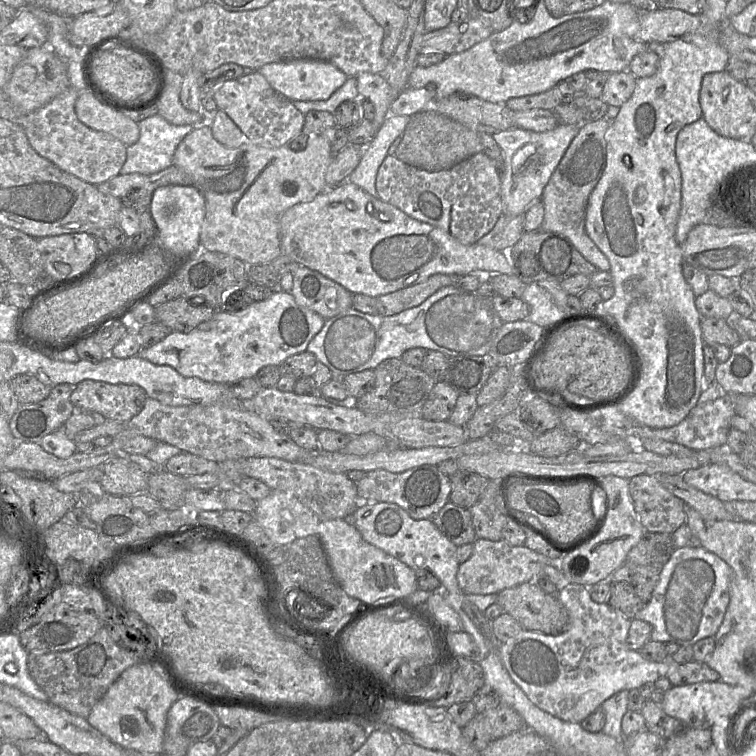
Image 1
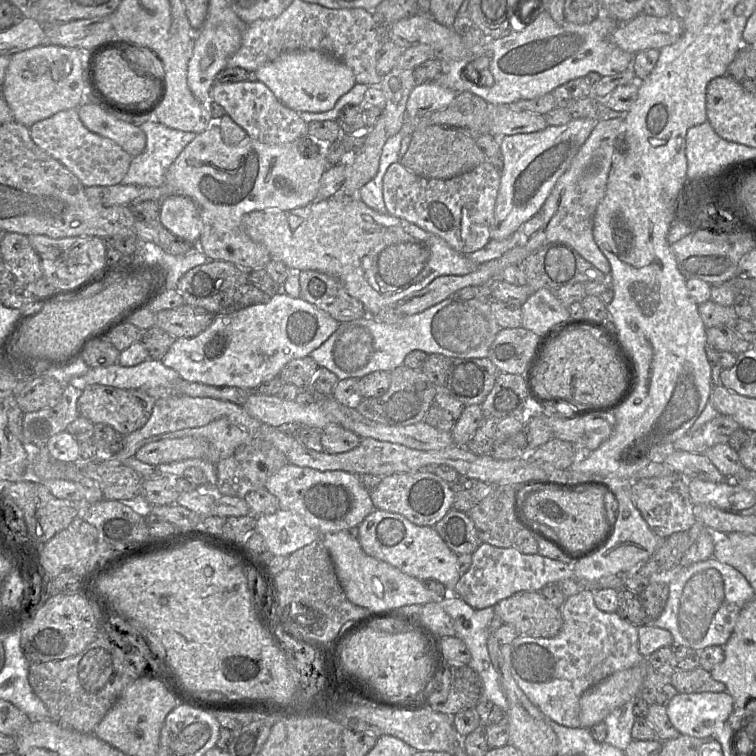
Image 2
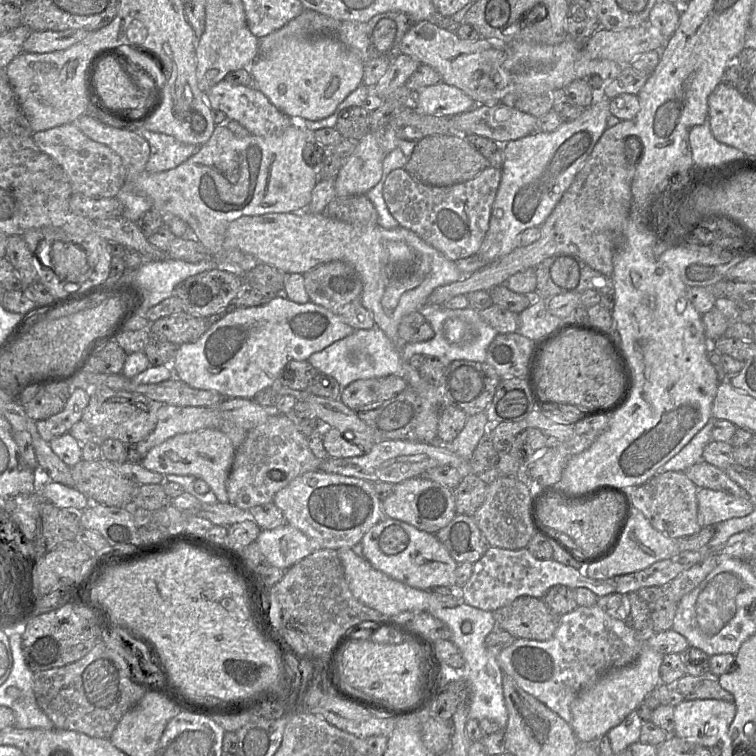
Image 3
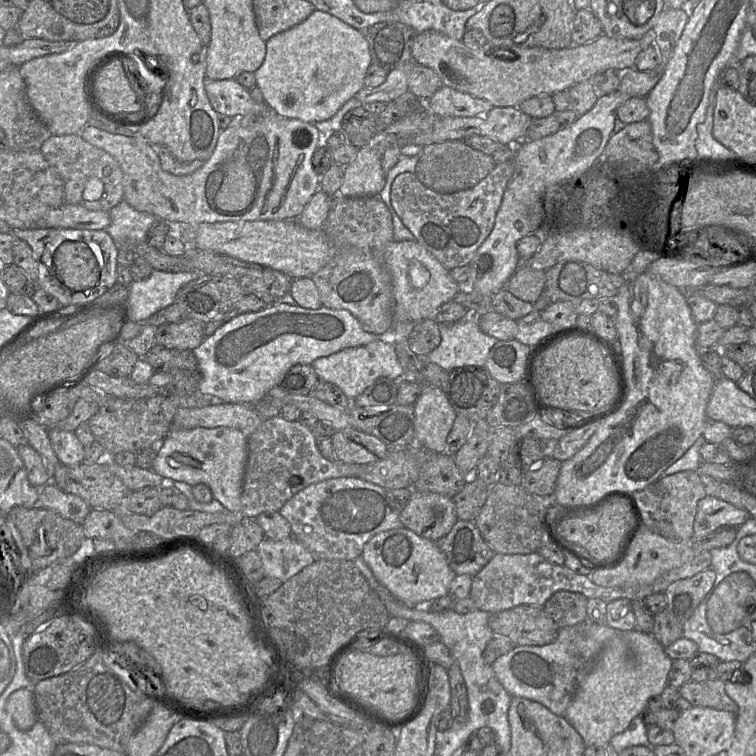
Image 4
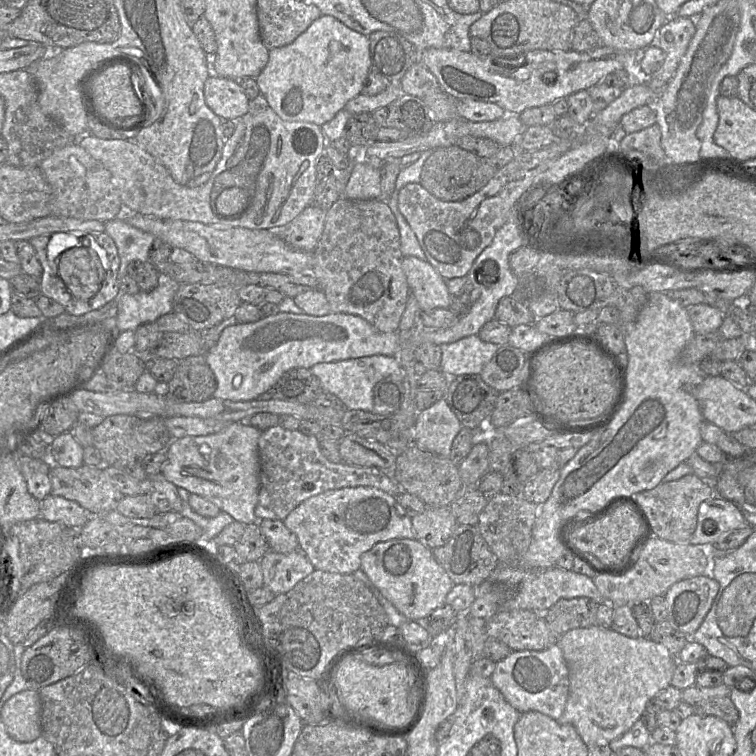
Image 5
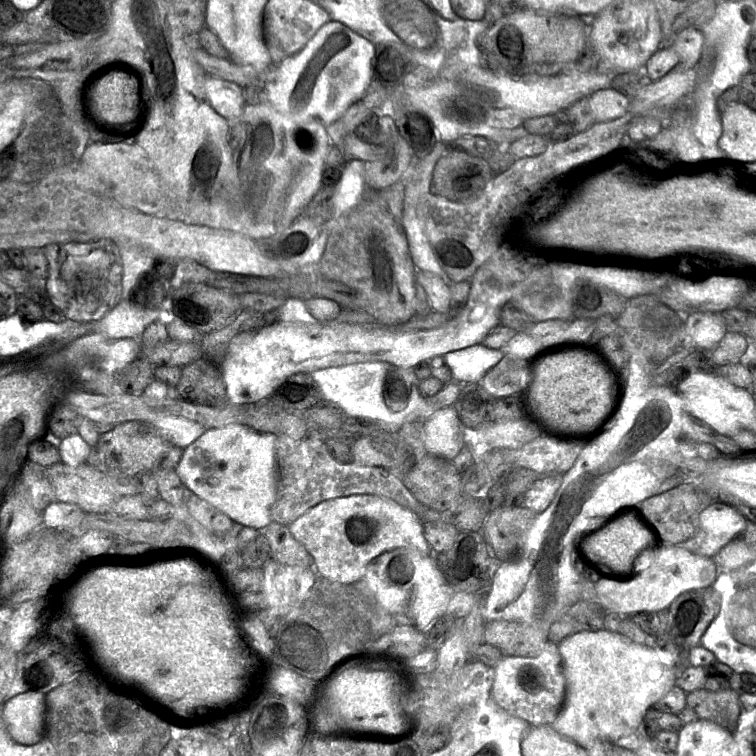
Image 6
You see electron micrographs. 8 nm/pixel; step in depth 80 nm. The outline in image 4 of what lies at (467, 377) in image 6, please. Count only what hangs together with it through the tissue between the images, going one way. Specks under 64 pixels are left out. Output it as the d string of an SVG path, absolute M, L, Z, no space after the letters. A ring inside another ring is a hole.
M468 310L458 322L439 324L440 344L426 356L419 356L425 360L425 364L435 363L447 372L461 367L484 366L489 351L498 340L481 331L473 313Z

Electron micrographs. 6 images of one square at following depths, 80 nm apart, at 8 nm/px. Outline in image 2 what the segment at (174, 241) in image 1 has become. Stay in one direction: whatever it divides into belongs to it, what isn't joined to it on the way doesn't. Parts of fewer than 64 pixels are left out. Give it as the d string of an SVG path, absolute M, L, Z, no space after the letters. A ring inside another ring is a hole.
M182 195L164 198L160 203L159 220L175 236L199 246L202 221L198 206L191 198Z

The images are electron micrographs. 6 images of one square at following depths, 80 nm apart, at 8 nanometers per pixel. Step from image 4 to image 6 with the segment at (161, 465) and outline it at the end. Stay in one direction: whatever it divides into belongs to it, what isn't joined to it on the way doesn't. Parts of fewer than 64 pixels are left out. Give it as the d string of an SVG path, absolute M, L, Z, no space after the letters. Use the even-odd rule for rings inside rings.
M240 423L208 429L183 449L182 458L175 471L186 488L226 514L233 522L254 529L263 529L272 522L270 509L276 499L276 439L276 434L259 432Z

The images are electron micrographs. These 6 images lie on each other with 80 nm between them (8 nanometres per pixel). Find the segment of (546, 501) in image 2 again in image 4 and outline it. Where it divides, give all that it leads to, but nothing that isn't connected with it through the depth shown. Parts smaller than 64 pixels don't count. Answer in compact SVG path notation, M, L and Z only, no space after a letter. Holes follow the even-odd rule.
M616 497L593 513L563 521L558 527L558 533L577 548L587 550L594 559L614 563L621 558L630 536L638 526L639 519L629 501Z

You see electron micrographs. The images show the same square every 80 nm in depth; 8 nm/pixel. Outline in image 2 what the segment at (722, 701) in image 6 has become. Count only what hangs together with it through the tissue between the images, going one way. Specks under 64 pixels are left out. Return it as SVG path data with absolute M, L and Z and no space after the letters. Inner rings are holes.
M702 667L689 671L677 669L669 682L678 693L727 692L725 684L714 680L711 673Z

